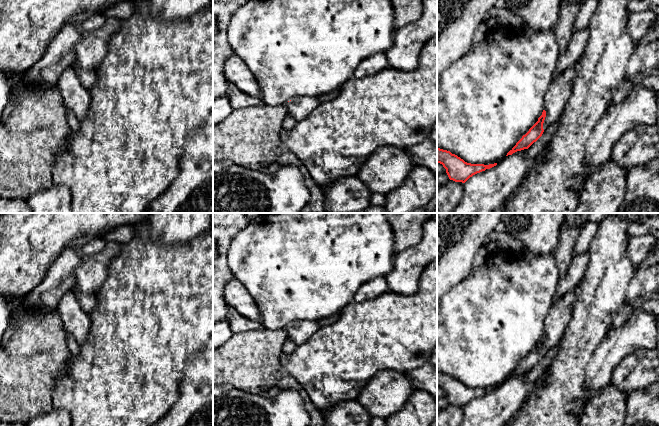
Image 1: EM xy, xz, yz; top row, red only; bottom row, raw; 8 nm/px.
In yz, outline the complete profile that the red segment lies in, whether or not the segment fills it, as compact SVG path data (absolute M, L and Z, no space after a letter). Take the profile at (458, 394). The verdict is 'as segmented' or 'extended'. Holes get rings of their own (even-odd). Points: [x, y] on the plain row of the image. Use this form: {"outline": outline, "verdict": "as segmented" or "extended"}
{"outline": "M437 372L437 387L443 389L450 404L462 407L473 399L497 389L497 387L489 389L467 387L450 375L440 372Z", "verdict": "as segmented"}

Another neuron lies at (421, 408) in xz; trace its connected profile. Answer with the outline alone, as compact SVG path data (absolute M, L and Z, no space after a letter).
M416 390L400 411L386 418L385 426L429 426L436 417L437 399Z

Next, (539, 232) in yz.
M502 213L502 222L506 231L522 241L533 254L542 255L554 253L559 233L566 220L566 213Z

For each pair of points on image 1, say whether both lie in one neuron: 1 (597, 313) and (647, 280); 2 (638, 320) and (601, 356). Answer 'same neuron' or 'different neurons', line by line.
1: different neurons
2: same neuron

